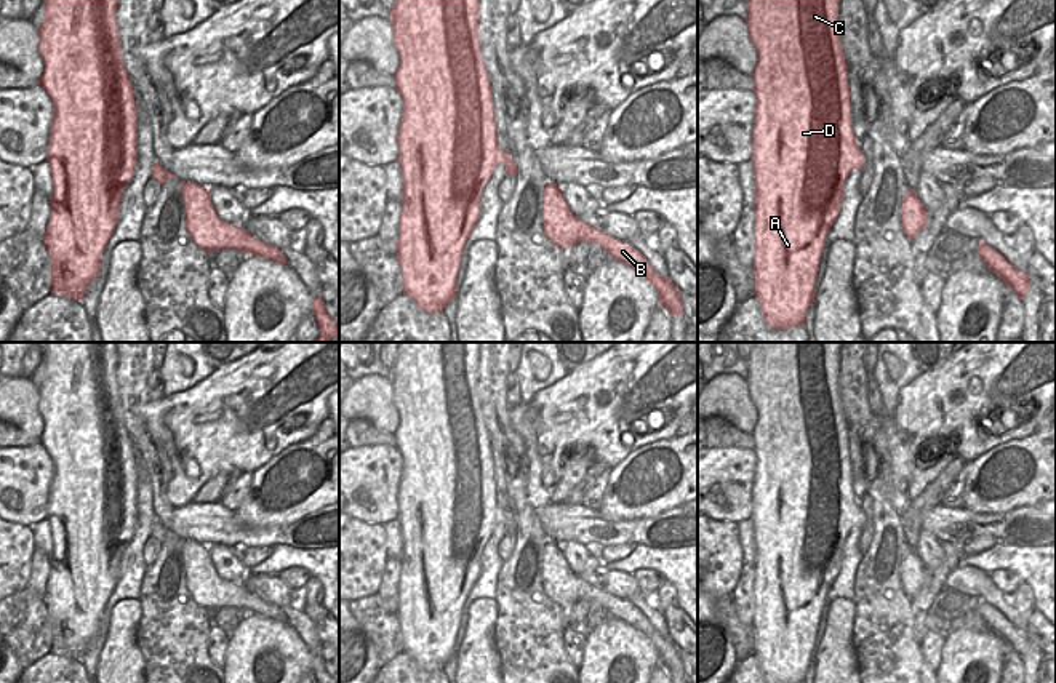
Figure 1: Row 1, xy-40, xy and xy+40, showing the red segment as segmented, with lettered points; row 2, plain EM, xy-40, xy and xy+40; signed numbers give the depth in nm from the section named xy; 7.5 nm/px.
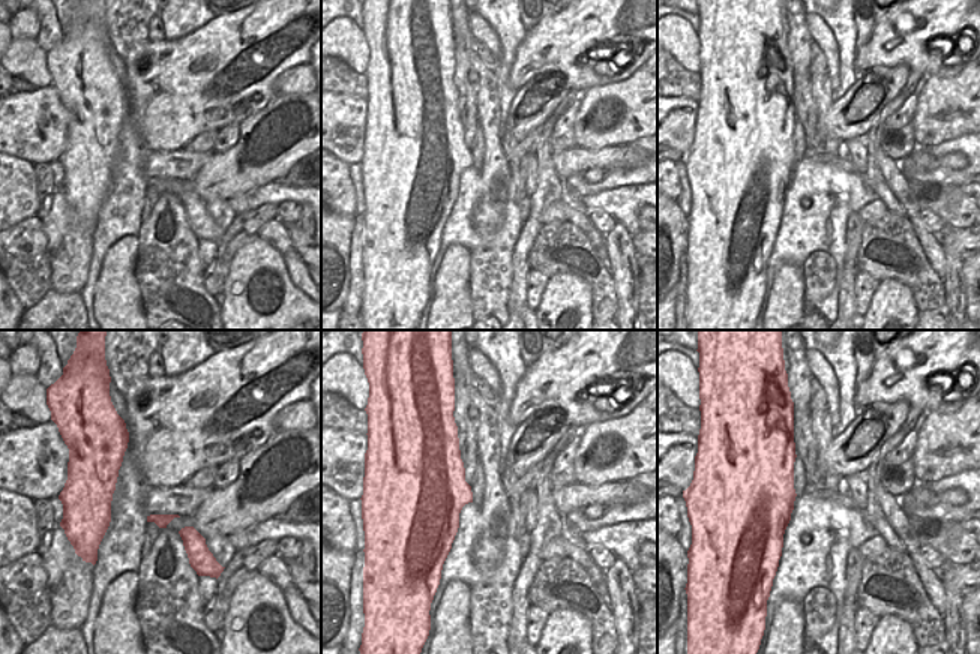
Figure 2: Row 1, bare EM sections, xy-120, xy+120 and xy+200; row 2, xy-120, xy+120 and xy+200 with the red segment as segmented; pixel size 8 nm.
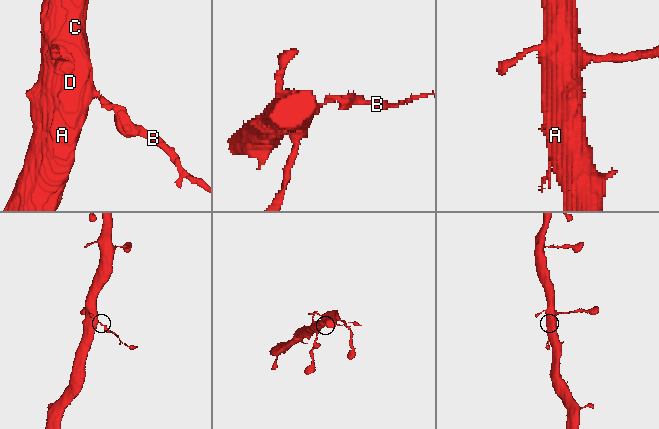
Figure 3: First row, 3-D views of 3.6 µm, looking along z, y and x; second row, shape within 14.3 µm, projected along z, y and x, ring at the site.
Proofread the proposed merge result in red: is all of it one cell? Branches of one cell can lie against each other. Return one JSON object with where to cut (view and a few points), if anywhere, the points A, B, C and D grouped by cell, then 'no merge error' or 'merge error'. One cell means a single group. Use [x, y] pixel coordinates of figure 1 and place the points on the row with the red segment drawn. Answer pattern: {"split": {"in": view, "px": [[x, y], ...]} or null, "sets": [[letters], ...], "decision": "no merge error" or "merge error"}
{"split": {"in": "xy", "px": [[509, 159], [506, 167]]}, "sets": [["A", "C", "D"], ["B"]], "decision": "merge error"}

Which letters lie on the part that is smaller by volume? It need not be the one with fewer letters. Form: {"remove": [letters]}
{"remove": ["B"]}

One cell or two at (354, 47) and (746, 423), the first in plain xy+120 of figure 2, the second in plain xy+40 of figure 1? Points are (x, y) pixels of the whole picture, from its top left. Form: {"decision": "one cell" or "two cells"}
{"decision": "one cell"}

